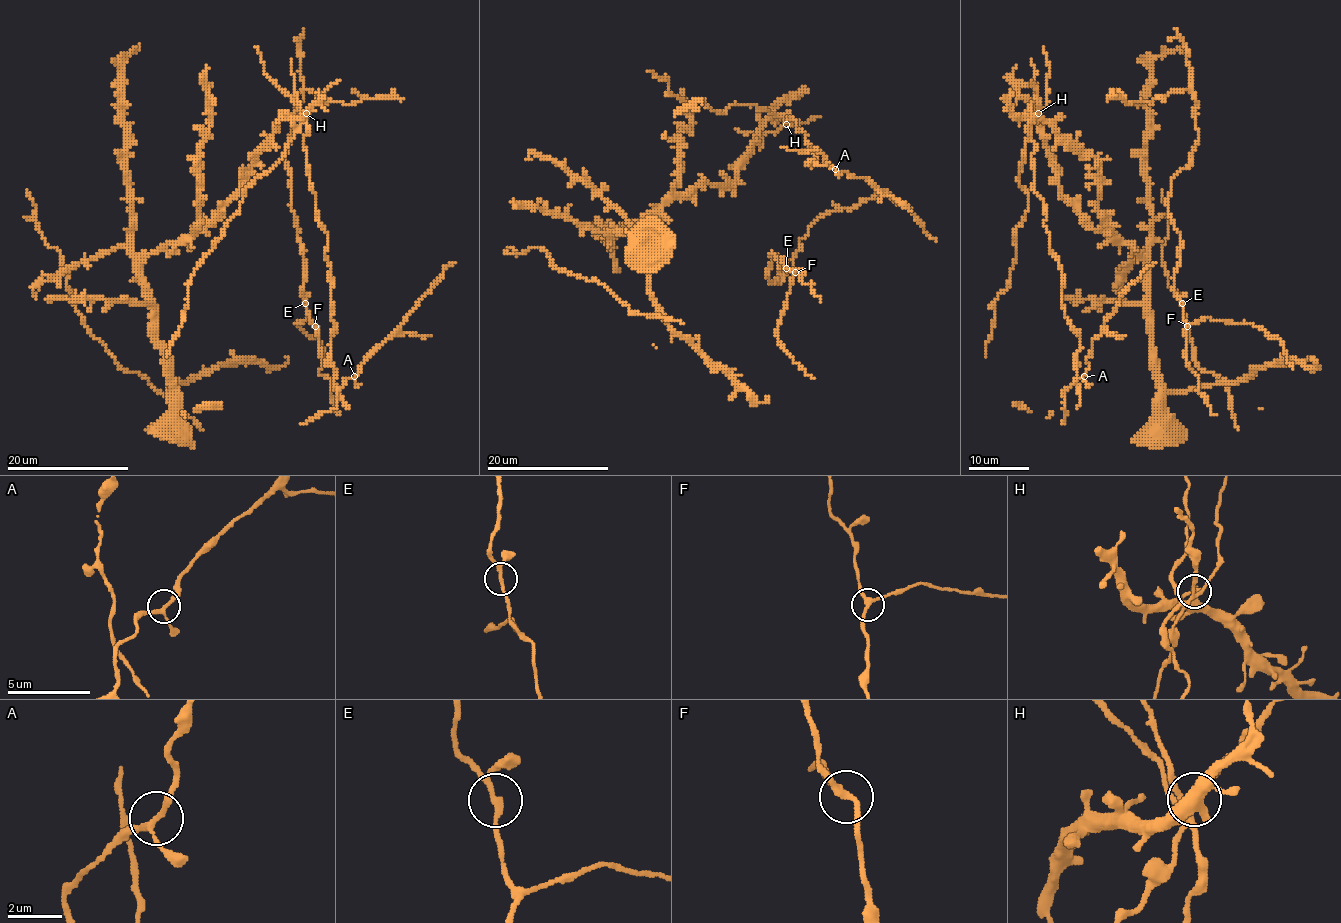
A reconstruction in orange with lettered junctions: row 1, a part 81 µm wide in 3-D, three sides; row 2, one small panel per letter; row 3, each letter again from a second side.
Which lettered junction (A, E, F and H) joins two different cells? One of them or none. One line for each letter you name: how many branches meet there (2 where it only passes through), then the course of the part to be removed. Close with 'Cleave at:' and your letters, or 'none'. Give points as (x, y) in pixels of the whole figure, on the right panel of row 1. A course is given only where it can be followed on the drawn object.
Cleave at: none

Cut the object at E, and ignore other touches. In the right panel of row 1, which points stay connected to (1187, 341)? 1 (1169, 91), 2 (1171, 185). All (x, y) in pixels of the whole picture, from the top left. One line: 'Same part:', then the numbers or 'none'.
Same part: none

